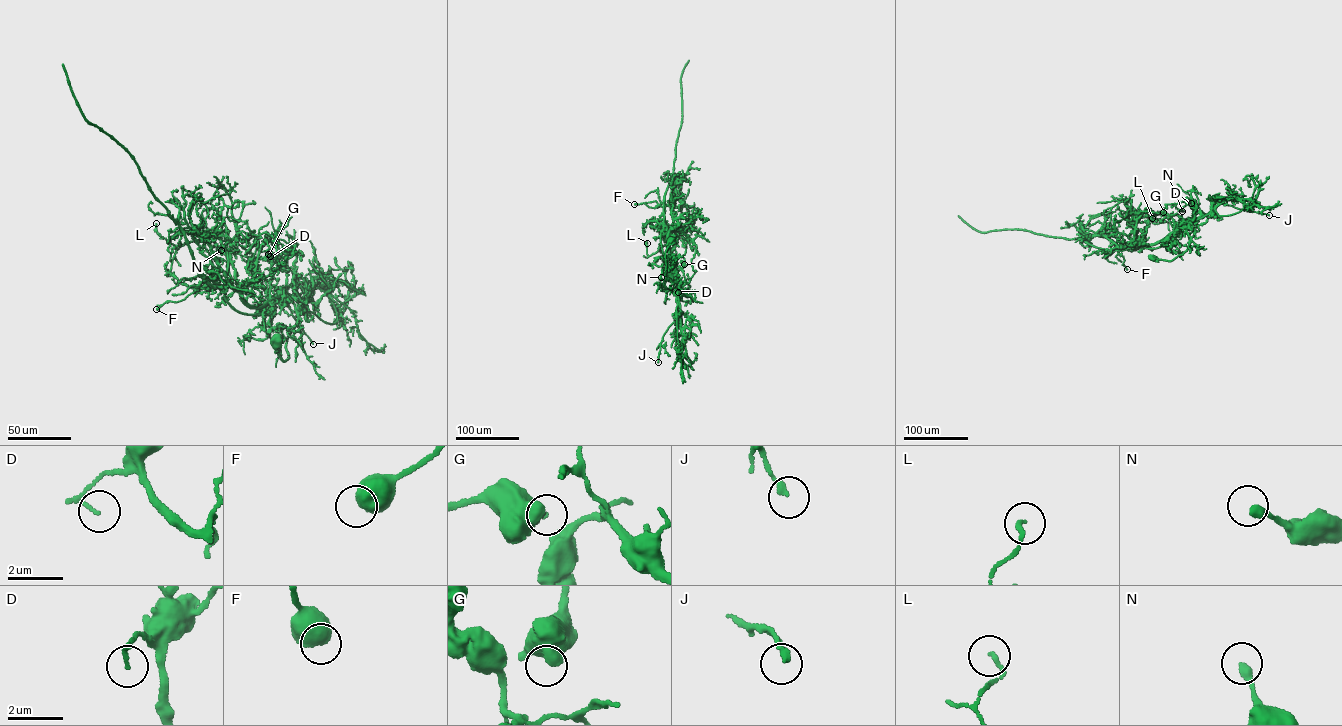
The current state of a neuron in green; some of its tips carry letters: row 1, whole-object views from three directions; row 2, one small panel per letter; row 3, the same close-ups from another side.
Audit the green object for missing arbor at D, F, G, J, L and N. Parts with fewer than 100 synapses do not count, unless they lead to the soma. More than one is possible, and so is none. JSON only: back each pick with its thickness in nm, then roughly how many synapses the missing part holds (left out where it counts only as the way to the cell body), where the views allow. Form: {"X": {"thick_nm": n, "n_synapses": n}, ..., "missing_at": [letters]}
{"missing_at": []}

